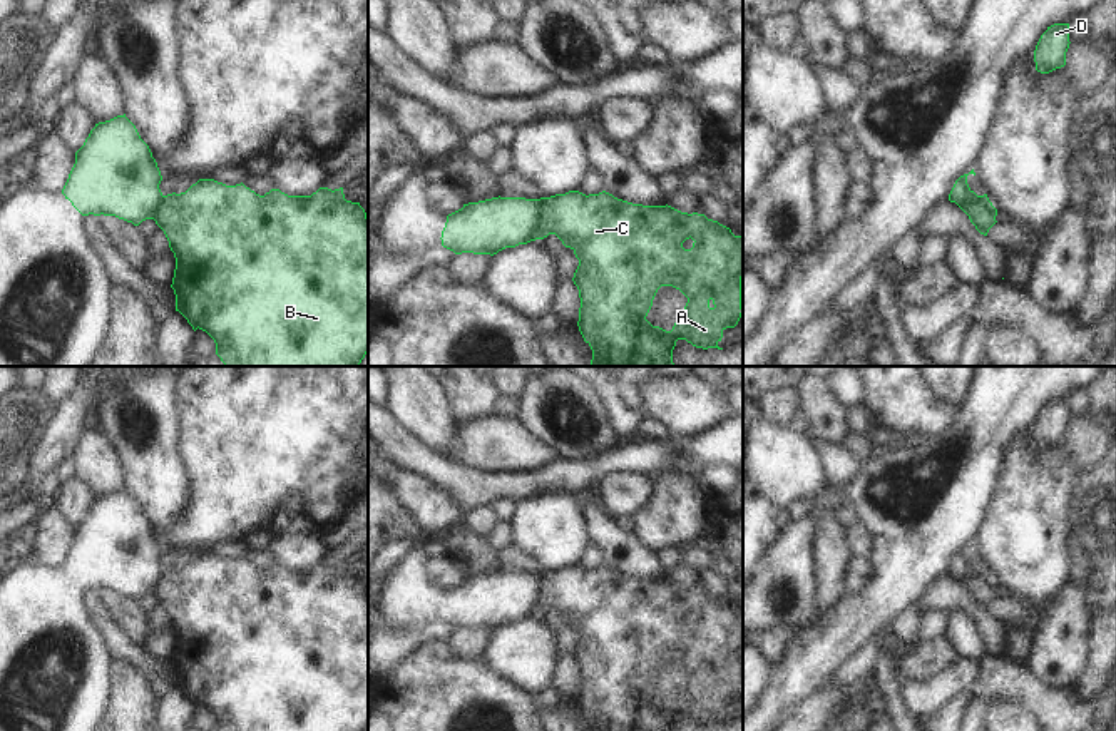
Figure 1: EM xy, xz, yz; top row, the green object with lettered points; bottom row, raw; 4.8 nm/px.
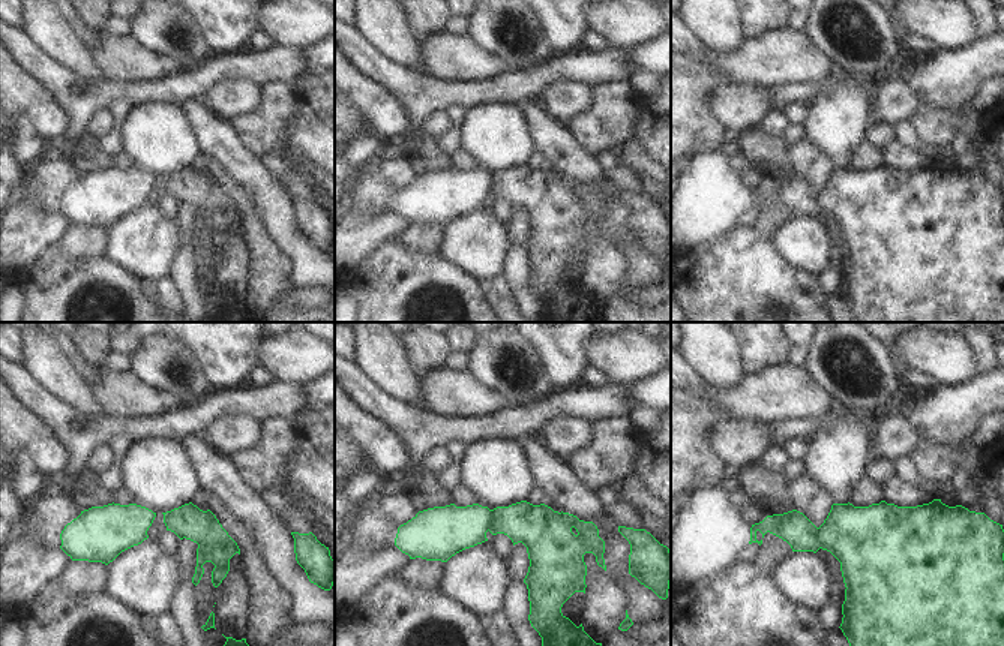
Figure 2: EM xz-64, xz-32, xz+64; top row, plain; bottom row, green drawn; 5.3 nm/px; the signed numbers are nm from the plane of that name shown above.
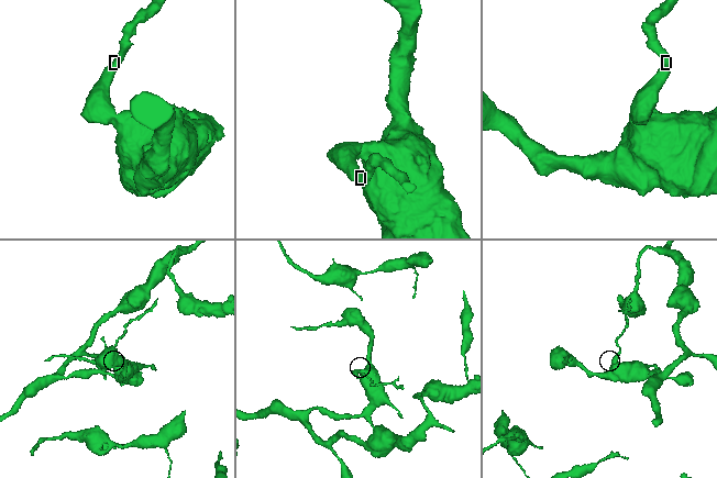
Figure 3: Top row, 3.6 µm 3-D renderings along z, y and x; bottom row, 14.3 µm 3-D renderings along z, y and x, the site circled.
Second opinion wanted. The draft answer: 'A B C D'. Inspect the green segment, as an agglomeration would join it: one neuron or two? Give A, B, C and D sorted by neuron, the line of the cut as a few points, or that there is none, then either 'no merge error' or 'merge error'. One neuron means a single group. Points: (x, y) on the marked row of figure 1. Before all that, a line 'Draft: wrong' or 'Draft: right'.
Draft: wrong
A B C / D; cut in xz along (541, 199), (536, 238); merge error

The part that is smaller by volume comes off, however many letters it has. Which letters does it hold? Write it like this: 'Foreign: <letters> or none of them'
Foreign: D

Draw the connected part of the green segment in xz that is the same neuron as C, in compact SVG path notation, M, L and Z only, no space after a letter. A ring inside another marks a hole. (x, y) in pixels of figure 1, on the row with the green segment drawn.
M569 191L550 197L540 197L537 239L555 234L566 248L579 259L574 284L579 289L579 331L592 350L591 366L676 366L673 350L678 340L686 340L696 348L718 348L726 328L735 328L743 314L741 278L743 278L743 238L735 236L729 227L704 214L681 212L671 206L642 206L614 197L602 191L582 194ZM661 286L679 289L688 303L683 316L671 331L653 326L646 316Z

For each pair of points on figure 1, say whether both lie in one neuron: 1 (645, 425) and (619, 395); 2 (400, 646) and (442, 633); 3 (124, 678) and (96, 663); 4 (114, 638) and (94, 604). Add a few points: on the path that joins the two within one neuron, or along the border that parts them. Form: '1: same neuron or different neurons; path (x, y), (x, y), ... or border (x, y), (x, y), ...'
1: different neurons; border (643, 417), (636, 435)
2: same neuron; path (410, 641), (432, 633)
3: different neurons; border (112, 658), (109, 701), (104, 710)
4: same neuron; path (107, 629), (97, 613)

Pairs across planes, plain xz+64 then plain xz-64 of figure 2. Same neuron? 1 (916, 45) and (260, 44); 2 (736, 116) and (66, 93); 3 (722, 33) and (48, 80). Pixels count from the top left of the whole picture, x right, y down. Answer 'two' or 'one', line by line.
1: one
2: two
3: two

